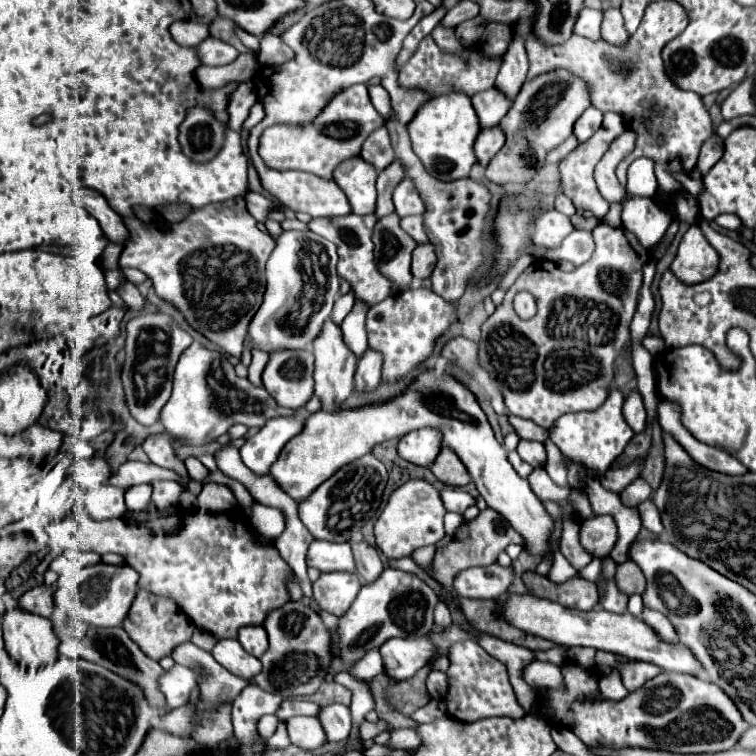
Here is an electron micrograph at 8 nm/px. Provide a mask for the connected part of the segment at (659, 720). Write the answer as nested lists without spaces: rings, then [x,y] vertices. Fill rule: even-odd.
[[[565,661],[561,665],[561,673],[563,673],[563,687],[547,689],[545,697],[547,715],[553,723],[571,729],[589,747],[607,747],[607,749],[635,747],[635,749],[655,749],[671,753],[717,753],[735,747],[739,737],[749,729],[749,723],[739,715],[739,709],[725,691],[719,691],[719,687],[715,687],[713,683],[693,675],[661,673],[649,679],[637,691],[631,691],[625,699],[611,701],[601,697],[599,673],[595,669],[587,669],[579,663]]]

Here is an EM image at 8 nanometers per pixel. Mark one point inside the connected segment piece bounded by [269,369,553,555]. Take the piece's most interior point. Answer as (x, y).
(332, 439)

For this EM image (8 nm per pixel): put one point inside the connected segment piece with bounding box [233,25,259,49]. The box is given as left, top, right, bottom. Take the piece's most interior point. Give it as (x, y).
(252, 41)

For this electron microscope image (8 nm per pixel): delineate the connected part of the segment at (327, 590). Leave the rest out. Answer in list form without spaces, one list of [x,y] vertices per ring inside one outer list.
[[[339,571],[321,573],[319,579],[313,583],[313,597],[321,611],[341,617],[351,607],[355,595],[359,593],[359,587],[359,575]]]

